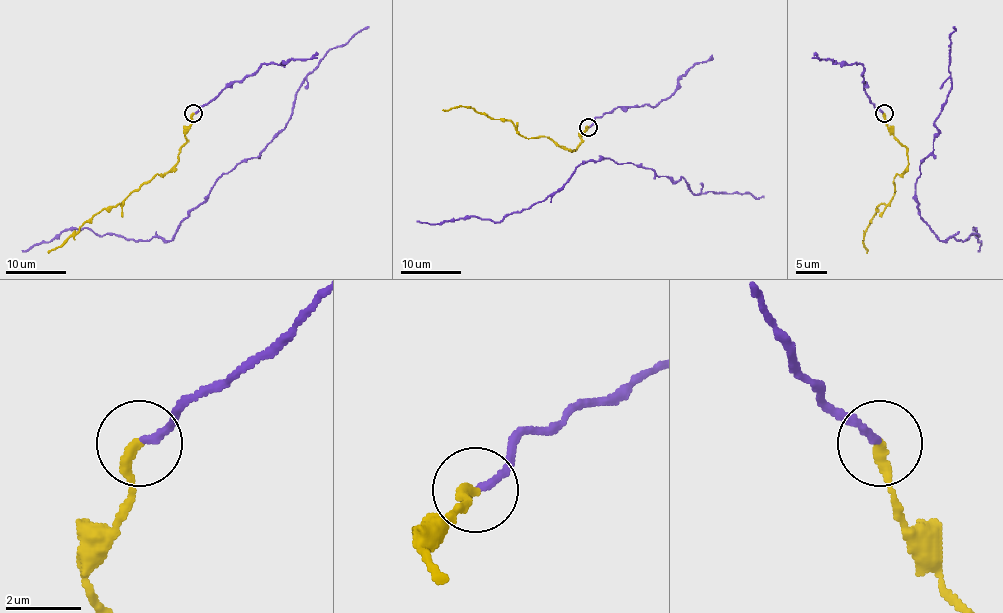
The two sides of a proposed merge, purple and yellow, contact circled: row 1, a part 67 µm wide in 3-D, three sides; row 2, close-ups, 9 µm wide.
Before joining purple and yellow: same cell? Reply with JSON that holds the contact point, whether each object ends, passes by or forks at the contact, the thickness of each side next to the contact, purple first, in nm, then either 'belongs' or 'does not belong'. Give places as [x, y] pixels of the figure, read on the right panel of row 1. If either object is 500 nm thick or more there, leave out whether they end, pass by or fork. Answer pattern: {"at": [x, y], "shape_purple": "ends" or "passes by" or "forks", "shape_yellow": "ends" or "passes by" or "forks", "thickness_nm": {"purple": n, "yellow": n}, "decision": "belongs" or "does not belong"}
{"at": [884, 113], "shape_purple": "ends", "shape_yellow": "ends", "thickness_nm": {"purple": 190, "yellow": 280}, "decision": "belongs"}

